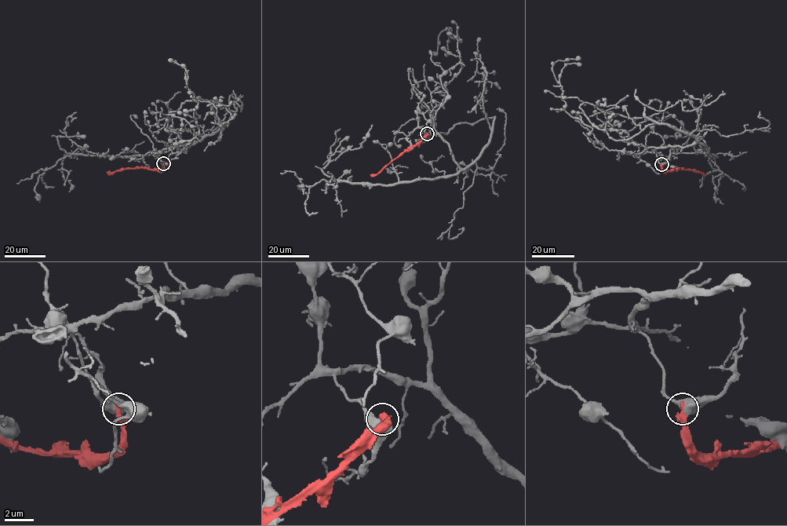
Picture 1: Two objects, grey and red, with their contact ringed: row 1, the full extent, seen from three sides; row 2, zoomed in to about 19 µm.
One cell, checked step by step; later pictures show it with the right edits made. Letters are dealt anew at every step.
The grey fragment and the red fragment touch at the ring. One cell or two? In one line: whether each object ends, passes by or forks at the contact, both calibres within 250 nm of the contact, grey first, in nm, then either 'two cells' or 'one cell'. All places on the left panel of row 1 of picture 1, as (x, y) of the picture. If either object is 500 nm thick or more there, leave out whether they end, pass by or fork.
calibres 750 and 400 nm; two cells

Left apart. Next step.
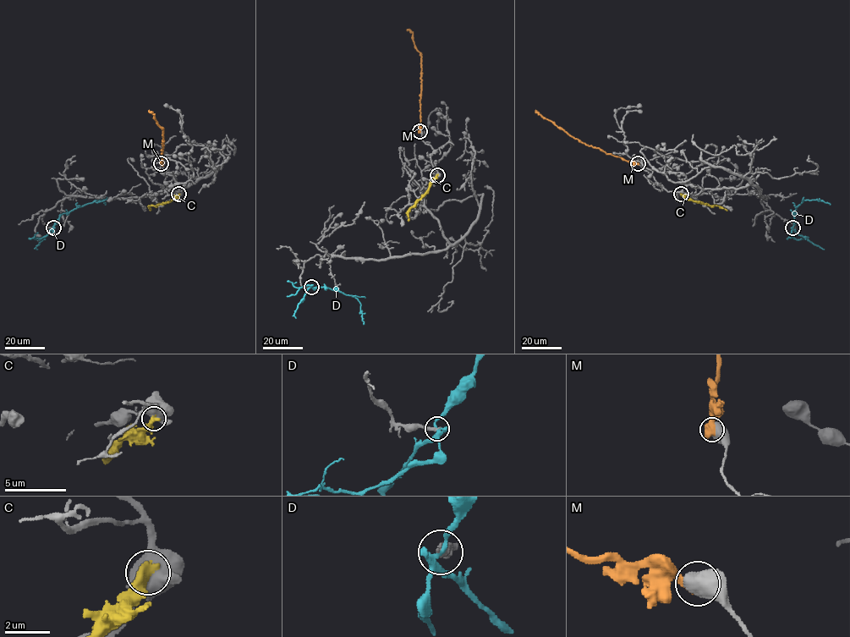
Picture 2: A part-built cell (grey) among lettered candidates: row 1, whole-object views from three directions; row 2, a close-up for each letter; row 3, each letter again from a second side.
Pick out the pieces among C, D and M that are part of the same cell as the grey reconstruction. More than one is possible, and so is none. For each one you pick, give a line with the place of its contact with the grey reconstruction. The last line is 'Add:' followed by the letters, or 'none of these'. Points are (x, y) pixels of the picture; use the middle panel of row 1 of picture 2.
Add: none of these

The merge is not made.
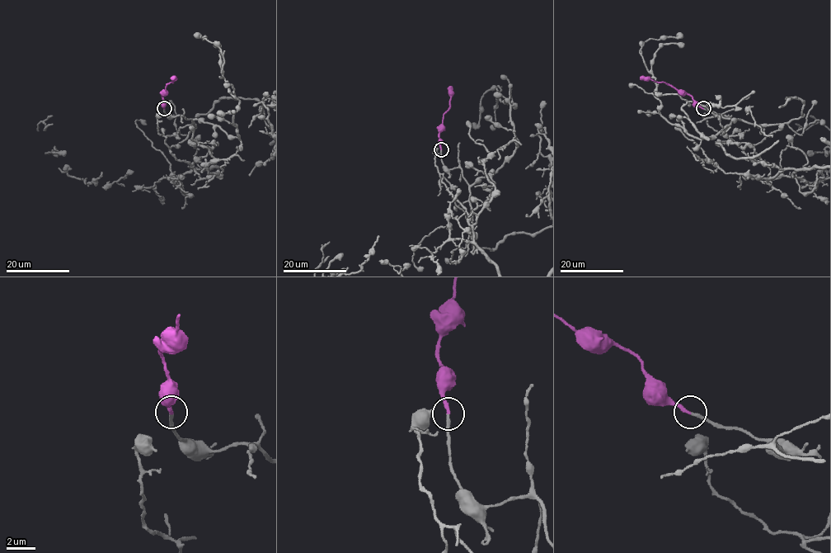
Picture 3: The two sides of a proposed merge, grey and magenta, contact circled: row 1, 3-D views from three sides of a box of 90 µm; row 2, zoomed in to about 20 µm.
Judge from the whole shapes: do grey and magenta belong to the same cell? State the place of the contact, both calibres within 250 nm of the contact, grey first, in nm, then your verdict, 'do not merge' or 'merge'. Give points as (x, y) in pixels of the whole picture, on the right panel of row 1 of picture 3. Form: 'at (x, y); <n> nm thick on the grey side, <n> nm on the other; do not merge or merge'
at (703, 108); 200 nm thick on the grey side, 240 nm on the other; merge

